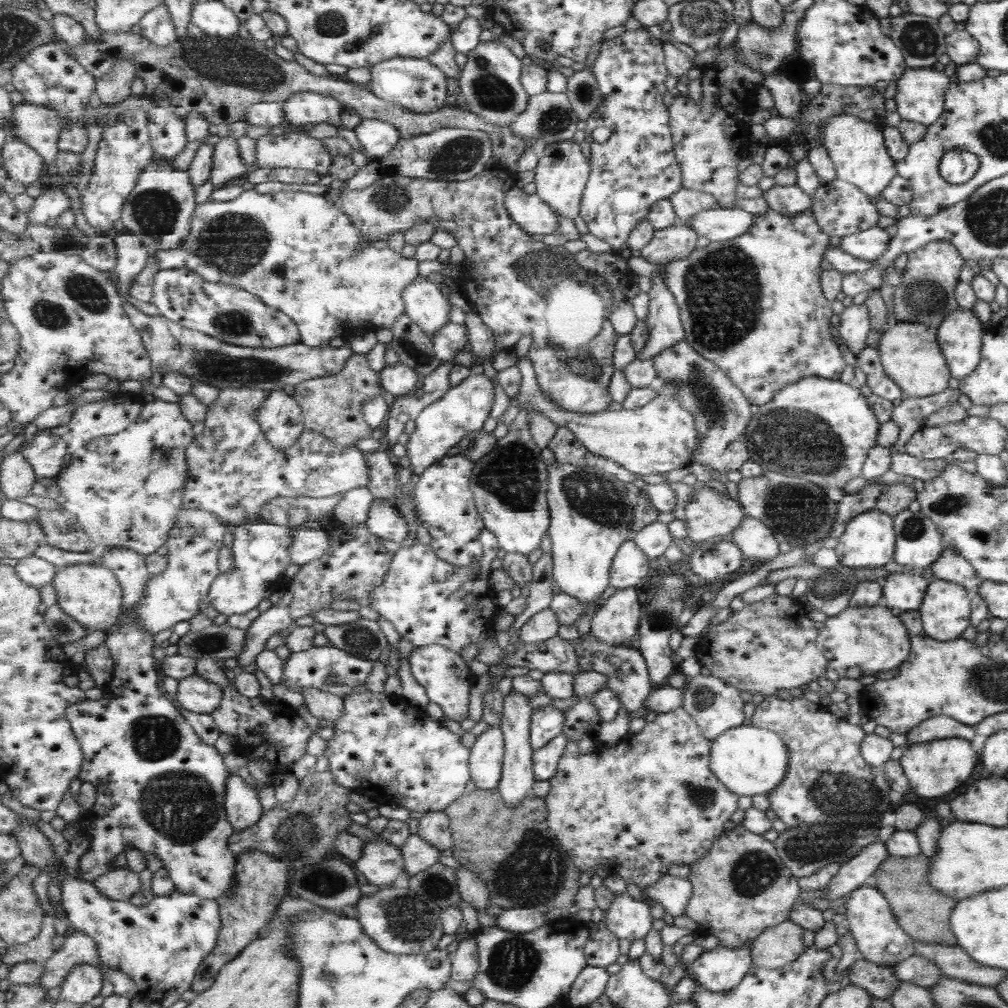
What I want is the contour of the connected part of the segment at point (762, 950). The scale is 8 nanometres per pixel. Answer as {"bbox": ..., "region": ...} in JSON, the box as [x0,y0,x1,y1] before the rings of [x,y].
{"bbox":[750,920,803,969],"region":[[[789,920],[763,929],[750,945],[750,959],[764,969],[793,962],[803,951],[802,928]]]}

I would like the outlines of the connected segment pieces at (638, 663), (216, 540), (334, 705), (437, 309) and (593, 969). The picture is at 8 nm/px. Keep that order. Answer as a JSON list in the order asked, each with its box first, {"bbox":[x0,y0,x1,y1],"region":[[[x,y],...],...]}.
[{"bbox":[575,633,656,712],"region":[[[593,633],[581,635],[580,643],[575,646],[576,653],[579,655],[580,669],[589,672],[595,671],[608,676],[604,688],[610,688],[616,692],[621,699],[622,706],[629,712],[637,712],[645,708],[647,697],[656,689],[648,672],[648,664],[635,645],[620,644],[610,645],[601,642]]]},{"bbox":[136,508,227,634],"region":[[[187,508],[179,512],[178,522],[170,532],[171,540],[166,545],[169,566],[165,572],[151,575],[146,595],[136,608],[138,622],[147,632],[159,634],[200,613],[203,598],[208,598],[214,580],[220,575],[219,550],[223,548],[225,532],[227,524],[212,512]]]},{"bbox":[303,688,344,727],"region":[[[316,688],[303,689],[304,704],[311,715],[317,719],[325,718],[333,727],[338,718],[344,713],[344,697],[328,693]]]},{"bbox":[406,276,451,337],"region":[[[419,276],[406,290],[407,315],[432,337],[450,324],[451,305],[437,284]]]},{"bbox":[566,965,611,1007],"region":[[[587,965],[587,968],[582,970],[582,974],[574,982],[566,1001],[571,1003],[573,1007],[591,1004],[594,1000],[606,994],[611,975],[605,968]]]}]

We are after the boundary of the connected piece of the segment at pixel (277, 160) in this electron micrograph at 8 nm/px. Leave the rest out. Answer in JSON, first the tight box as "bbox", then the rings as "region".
{"bbox":[257,133,334,176],"region":[[[299,133],[260,136],[257,140],[258,168],[295,168],[329,176],[334,154],[321,139]]]}

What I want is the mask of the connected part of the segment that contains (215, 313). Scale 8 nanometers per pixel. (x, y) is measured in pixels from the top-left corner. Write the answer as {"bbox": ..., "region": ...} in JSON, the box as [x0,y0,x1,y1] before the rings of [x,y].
{"bbox":[152,268,301,348],"region":[[[185,268],[160,270],[153,284],[152,304],[160,315],[184,328],[206,333],[228,344],[251,348],[276,348],[301,343],[299,326],[285,312],[272,308],[254,293],[204,280]]]}

